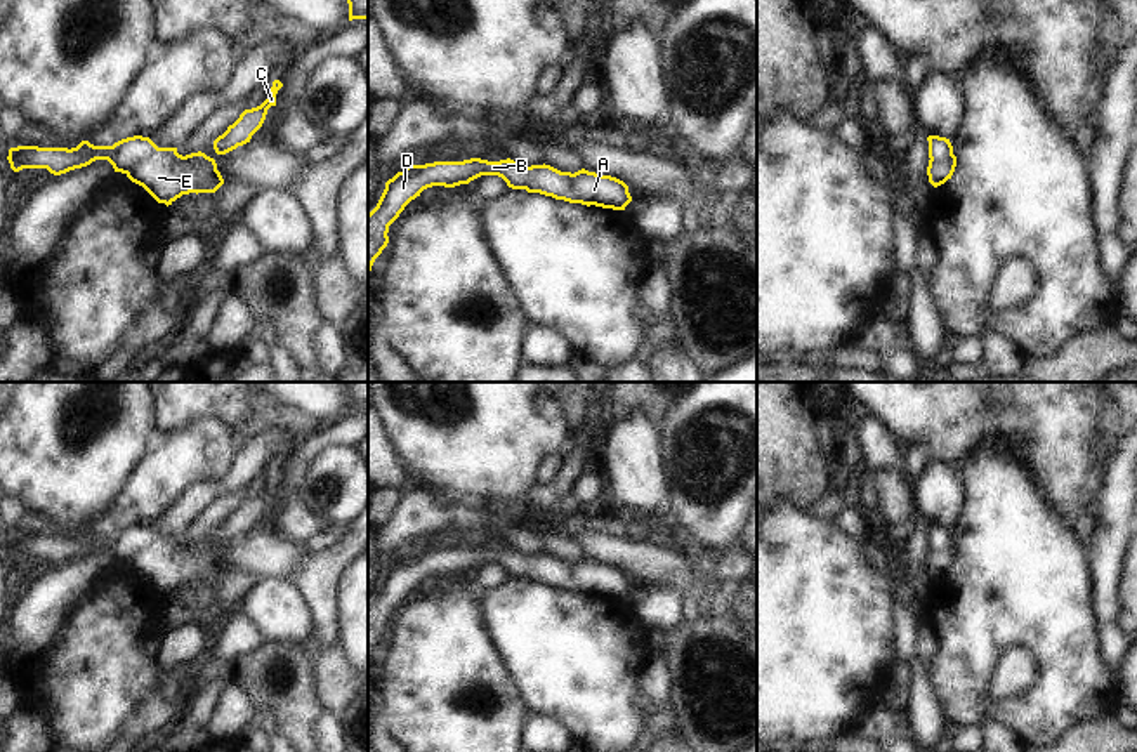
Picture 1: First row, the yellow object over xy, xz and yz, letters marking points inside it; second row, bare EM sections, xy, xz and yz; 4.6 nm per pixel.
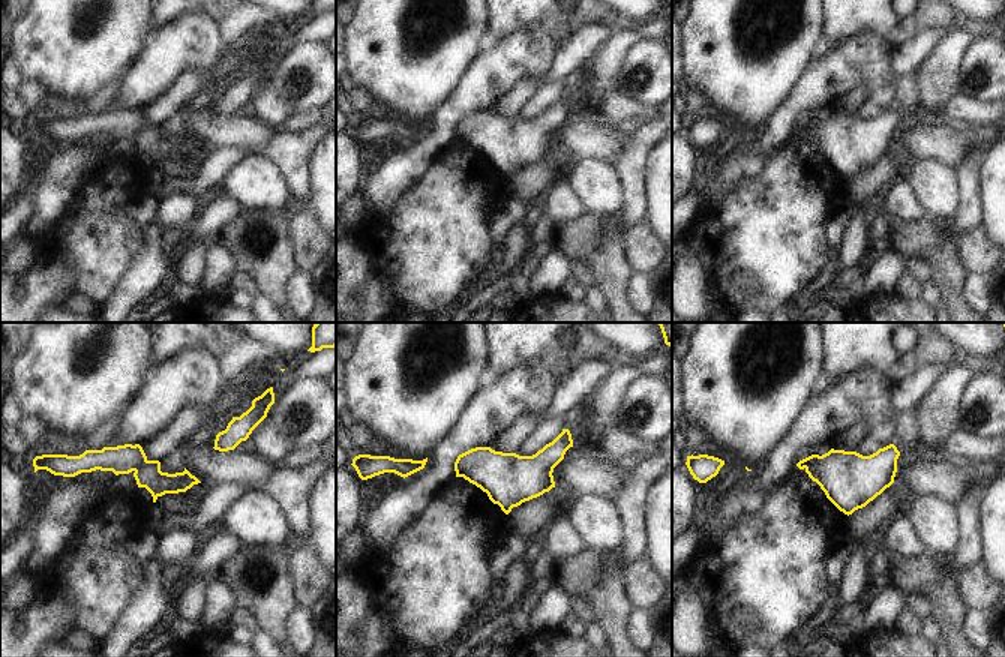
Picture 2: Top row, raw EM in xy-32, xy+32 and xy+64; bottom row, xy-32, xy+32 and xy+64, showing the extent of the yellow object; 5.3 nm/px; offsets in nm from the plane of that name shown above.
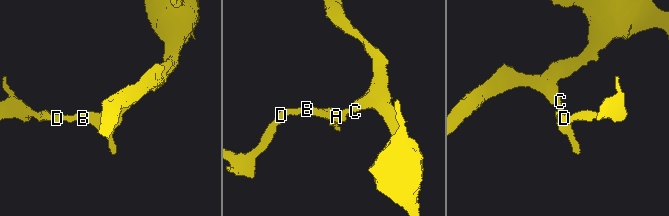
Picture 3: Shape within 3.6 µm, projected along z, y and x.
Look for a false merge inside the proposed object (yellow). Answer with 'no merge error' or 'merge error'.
no merge error

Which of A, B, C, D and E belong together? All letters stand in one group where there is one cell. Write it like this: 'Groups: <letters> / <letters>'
Groups: A B C D E.

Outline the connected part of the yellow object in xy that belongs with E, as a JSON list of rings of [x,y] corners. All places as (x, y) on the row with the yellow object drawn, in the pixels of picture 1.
[[[134,135],[113,146],[82,141],[76,148],[17,146],[9,149],[10,168],[47,168],[54,175],[108,160],[115,172],[142,186],[158,203],[172,205],[189,193],[215,193],[224,179],[205,153],[179,155],[177,148],[158,148],[149,137]]]

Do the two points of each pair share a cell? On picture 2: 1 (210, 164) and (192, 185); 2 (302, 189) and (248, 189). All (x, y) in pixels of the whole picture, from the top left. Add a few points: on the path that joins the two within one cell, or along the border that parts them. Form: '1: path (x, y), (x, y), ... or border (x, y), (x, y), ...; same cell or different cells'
1: path (209, 170), (198, 180); same cell
2: border (269, 159), (278, 168), (288, 188), (290, 209); different cells

